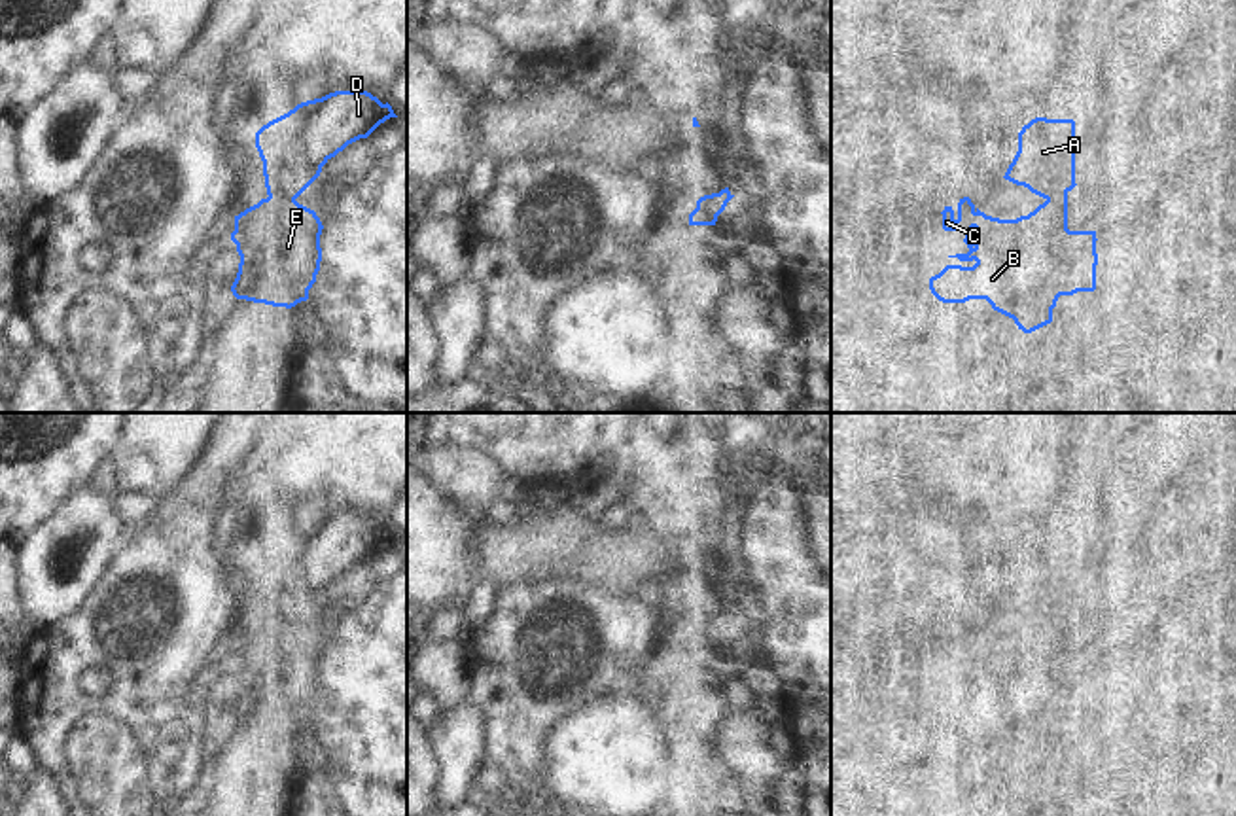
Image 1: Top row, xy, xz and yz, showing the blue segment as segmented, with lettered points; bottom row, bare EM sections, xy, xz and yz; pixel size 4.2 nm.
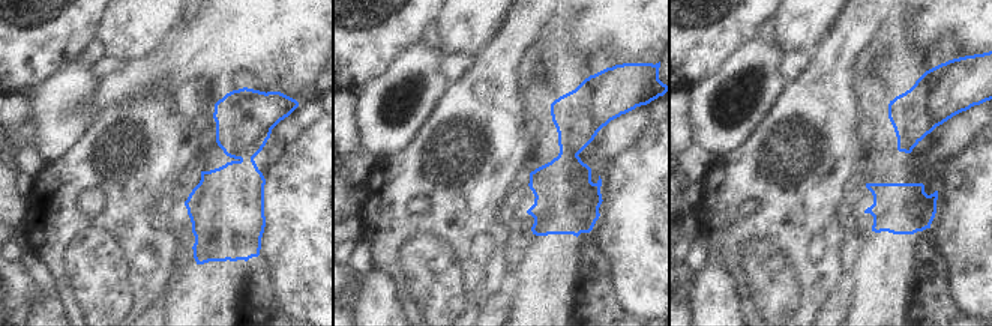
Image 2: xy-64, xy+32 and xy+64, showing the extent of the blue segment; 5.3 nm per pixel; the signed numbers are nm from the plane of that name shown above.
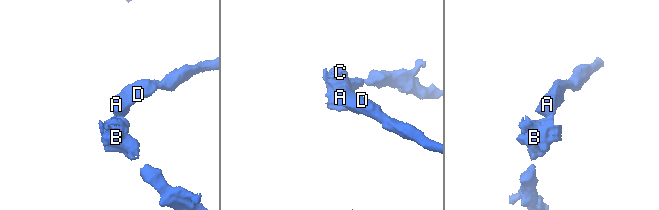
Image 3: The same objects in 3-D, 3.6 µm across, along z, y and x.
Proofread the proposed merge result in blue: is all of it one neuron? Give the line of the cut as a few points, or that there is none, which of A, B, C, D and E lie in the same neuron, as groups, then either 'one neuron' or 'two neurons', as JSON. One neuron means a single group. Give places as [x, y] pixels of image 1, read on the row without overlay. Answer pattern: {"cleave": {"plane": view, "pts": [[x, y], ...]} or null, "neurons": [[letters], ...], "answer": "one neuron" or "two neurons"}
{"cleave": {"plane": "xy", "pts": [[269, 620], [294, 623]]}, "neurons": [["A", "D"], ["B", "C", "E"]], "answer": "two neurons"}

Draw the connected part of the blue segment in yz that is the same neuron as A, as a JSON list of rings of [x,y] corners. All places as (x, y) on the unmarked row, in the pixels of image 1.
[[[1032,543],[1018,557],[1018,576],[1003,602],[1043,623],[1071,615],[1077,610],[1073,564],[1073,543]]]

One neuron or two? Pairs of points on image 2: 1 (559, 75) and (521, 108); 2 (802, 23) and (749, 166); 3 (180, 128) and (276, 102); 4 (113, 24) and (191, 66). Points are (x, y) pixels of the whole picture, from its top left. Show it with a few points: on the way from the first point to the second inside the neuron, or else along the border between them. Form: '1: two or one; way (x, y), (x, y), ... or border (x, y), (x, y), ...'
1: two; border (526, 59), (526, 75), (530, 84), (550, 104)
2: two; border (830, 26), (826, 36), (808, 54)
3: two; border (213, 117), (216, 144), (207, 153)
4: two; border (182, 21), (155, 50), (143, 57), (125, 60)

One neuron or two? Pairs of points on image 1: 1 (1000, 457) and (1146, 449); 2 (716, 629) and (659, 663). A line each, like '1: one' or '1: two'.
1: two
2: two

